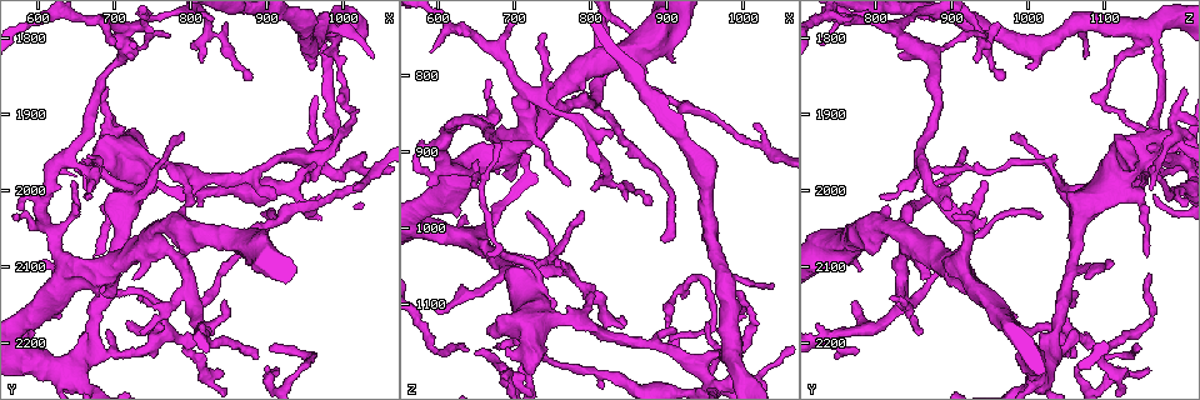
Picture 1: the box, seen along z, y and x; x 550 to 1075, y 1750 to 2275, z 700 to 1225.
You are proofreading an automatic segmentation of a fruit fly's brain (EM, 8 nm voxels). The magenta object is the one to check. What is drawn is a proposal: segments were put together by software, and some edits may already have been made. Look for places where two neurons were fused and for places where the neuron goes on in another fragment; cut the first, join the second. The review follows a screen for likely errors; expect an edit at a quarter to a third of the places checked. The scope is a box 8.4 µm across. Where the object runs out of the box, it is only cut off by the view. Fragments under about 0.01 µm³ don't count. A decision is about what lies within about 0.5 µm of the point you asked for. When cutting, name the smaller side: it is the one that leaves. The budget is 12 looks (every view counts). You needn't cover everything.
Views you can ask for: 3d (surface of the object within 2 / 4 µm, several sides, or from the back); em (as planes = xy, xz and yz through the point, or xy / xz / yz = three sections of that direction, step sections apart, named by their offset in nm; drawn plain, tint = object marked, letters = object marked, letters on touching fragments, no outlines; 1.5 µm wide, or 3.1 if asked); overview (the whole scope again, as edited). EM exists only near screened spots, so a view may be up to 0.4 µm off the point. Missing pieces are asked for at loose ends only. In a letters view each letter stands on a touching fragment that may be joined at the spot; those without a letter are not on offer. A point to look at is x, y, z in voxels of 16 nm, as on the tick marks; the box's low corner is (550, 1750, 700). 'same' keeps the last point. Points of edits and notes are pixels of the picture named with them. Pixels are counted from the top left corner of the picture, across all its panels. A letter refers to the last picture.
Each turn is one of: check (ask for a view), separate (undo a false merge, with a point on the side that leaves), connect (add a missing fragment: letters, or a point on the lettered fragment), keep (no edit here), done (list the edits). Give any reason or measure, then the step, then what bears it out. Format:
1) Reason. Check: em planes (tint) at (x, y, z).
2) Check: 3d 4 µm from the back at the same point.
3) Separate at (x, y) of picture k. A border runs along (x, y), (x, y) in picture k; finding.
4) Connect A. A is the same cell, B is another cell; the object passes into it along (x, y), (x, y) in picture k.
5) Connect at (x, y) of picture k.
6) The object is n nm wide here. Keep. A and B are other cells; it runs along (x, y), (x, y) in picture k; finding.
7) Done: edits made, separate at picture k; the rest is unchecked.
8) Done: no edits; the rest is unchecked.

Check: em xy step 4 (letters) at (905, 2105, 780).

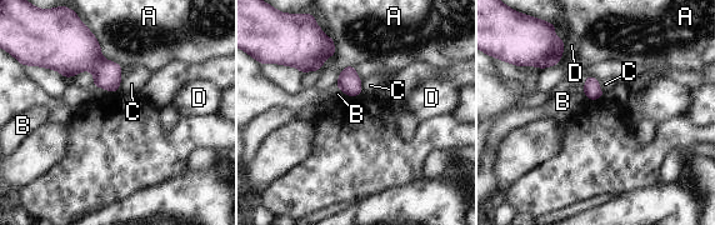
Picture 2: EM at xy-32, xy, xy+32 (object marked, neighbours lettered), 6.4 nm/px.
The longest contact is with A, 300 nm. Keep. A, B, C and D are other cells; no lettered fragment goes on from it.

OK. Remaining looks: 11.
Free end. Check: em xy step 8 (tint) at (815, 1835, 935).

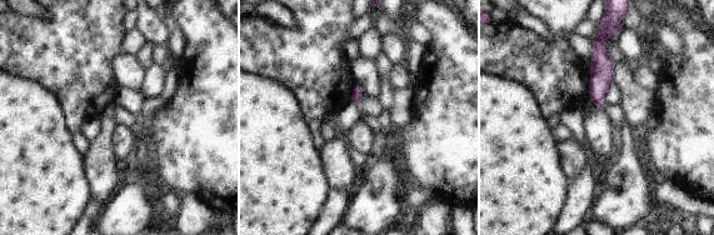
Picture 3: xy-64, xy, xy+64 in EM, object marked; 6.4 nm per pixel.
What lies round it. Check: em xy step 8 (letters) at the same point.

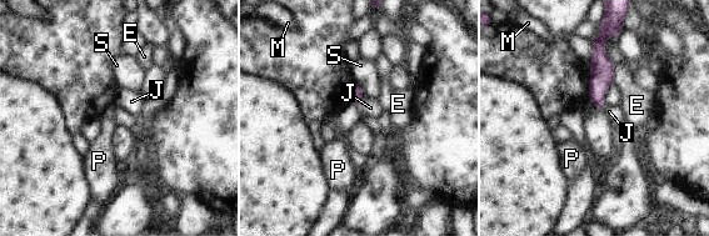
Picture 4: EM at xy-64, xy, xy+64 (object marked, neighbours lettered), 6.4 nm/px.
Keep. E, J, M, P and S are other cells; no lettered fragment goes on from it.

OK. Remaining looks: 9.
Tapers out. Check: 3d 2 µm at (1040, 1830, 1070).

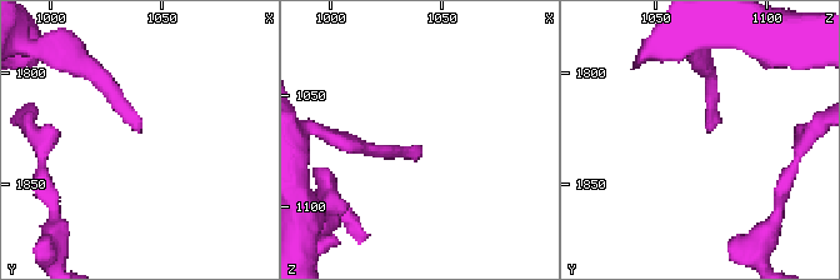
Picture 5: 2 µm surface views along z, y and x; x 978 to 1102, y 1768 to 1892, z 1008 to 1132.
Need the tissue. Check: em xz step 4 (letters) at (1040, 1826, 1073).

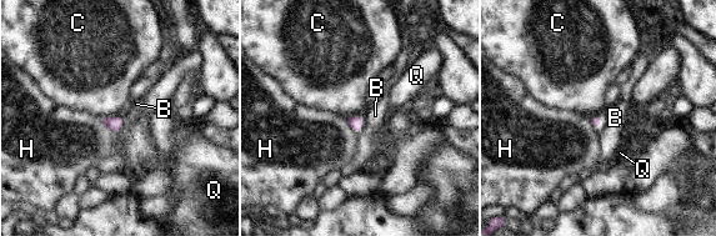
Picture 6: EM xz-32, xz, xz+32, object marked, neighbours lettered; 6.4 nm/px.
Check: em planes (letters) at the same point.

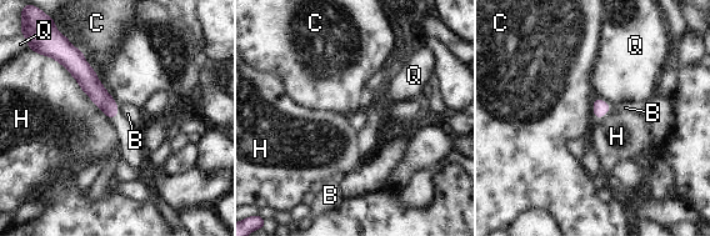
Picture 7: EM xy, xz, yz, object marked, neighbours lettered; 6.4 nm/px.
The longest contact is with H, 550 nm. Keep. B, C, H and Q are other cells; it runs along (76, 54), (78, 68), (113, 114) in picture 7; none of them fits.

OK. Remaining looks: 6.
Free end. Check: 3d 2 µm from the back at (675, 2085, 1155).

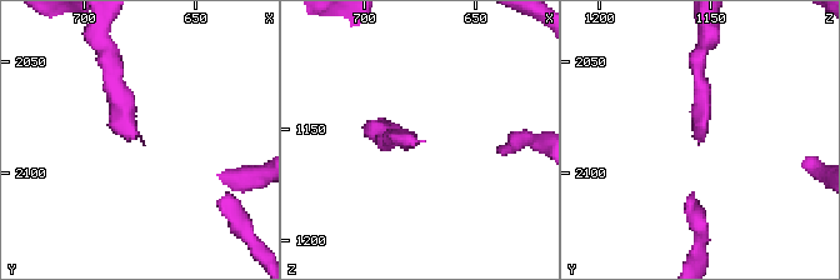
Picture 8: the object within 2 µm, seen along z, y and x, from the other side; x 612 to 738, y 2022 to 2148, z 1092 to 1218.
Shape alone is not enough. Check: em planes (letters) at (675, 2085, 1155).

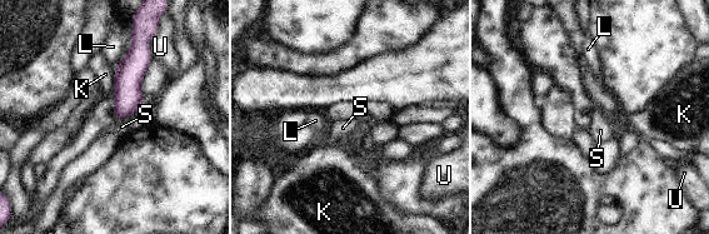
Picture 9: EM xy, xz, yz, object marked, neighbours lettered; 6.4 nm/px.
Connect S. S is the same cell, K, L and U are other cells; it goes on there.

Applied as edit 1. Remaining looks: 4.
Done: edits made, connect at picture 9; the rest is unchecked.

